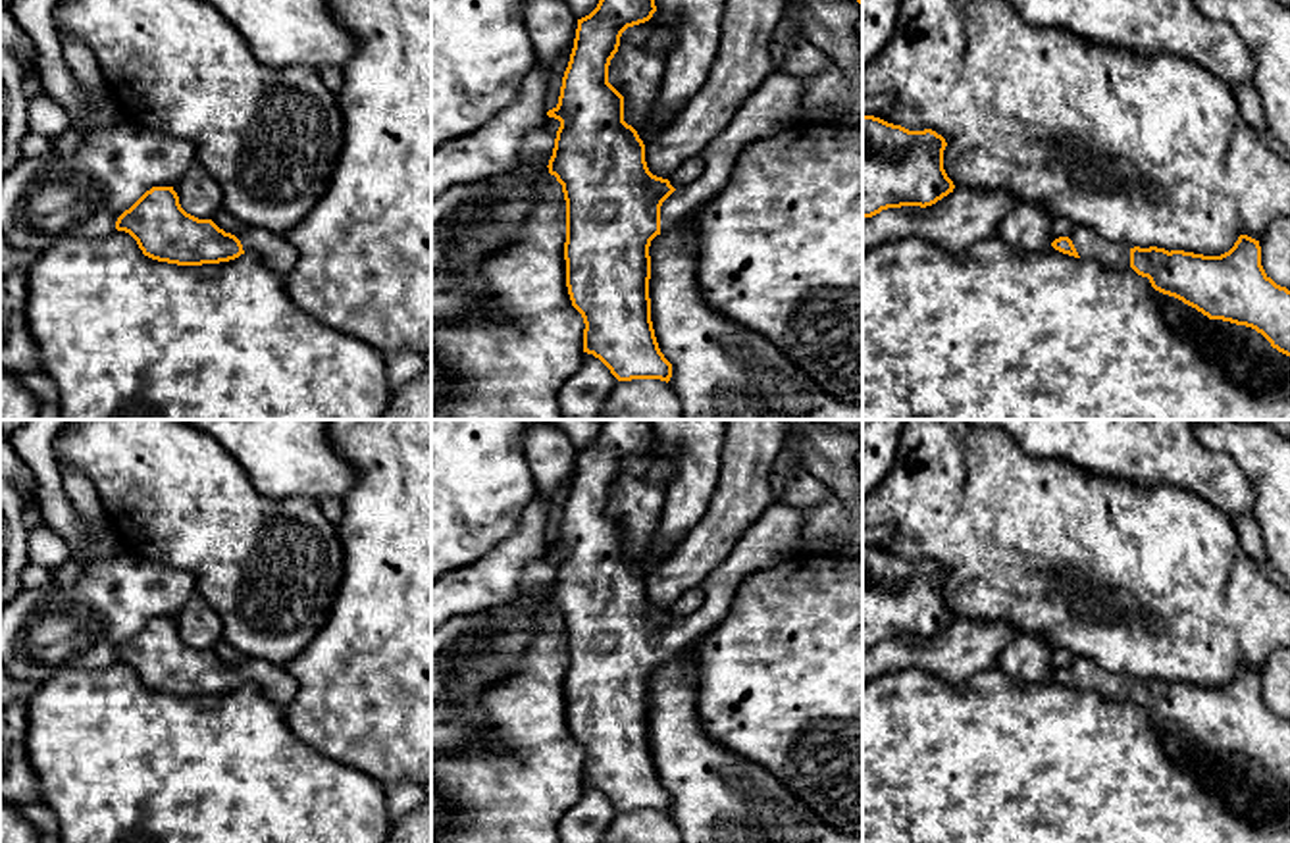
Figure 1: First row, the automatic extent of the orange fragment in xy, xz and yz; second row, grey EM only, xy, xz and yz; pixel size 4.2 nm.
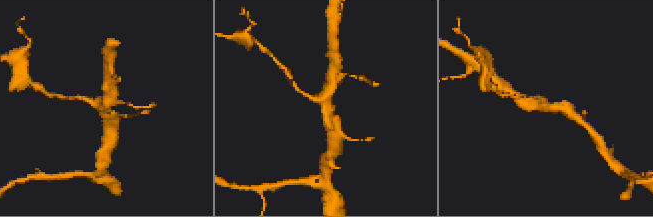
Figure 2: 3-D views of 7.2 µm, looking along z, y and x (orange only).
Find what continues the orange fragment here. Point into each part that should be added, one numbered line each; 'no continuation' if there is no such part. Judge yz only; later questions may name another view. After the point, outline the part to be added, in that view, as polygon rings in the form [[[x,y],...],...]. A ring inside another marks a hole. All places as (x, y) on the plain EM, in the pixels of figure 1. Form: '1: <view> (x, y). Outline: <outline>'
1: yz (1088, 676). Outline: [[[1076,658],[1069,670],[1082,691],[1094,691],[1111,701],[1130,699],[1130,679],[1099,668],[1092,658]]]

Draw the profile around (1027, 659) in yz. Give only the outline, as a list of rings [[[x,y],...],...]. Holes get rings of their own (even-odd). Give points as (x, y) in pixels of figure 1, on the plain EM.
[[[1019,633],[999,654],[995,668],[1020,681],[1042,681],[1049,677],[1053,649],[1044,637]]]

